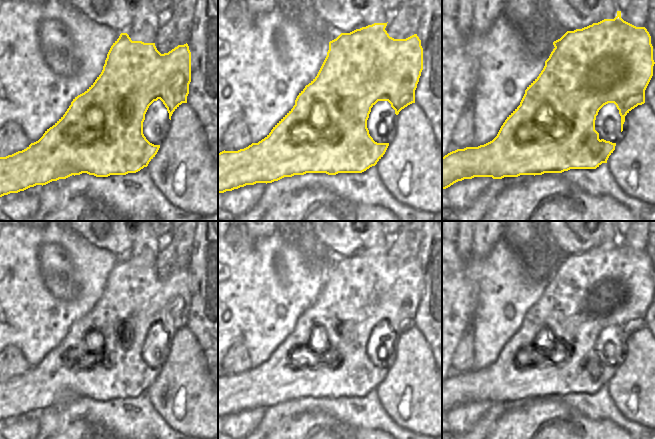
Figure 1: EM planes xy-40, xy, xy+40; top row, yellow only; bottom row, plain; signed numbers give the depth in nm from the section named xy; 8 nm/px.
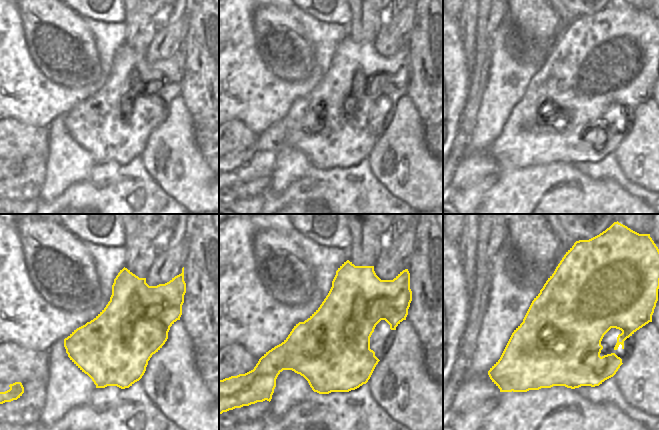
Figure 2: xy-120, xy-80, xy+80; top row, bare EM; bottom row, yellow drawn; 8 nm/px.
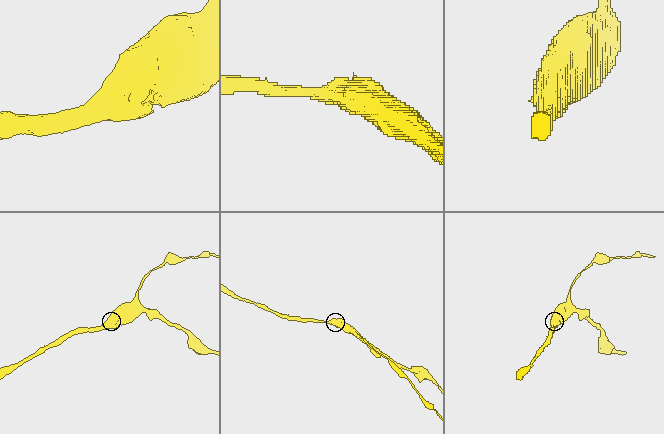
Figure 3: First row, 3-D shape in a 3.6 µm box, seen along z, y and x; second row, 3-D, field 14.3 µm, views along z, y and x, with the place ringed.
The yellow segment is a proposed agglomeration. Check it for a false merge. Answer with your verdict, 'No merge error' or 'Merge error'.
No merge error

